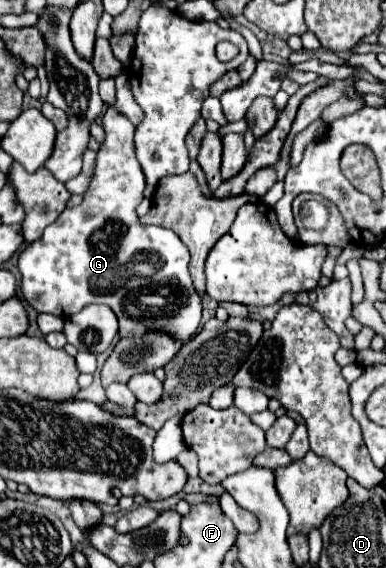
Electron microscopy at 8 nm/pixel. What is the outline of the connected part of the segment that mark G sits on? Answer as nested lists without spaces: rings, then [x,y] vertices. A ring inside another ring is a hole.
[[[115,79],[99,81],[99,95],[107,107],[103,115],[105,141],[97,155],[97,169],[91,179],[89,189],[85,191],[85,199],[81,205],[65,209],[59,219],[49,225],[41,239],[29,243],[19,255],[19,271],[21,271],[21,291],[29,305],[39,313],[51,313],[59,317],[69,317],[79,313],[89,303],[105,303],[119,317],[119,335],[125,333],[143,333],[145,329],[161,329],[169,331],[175,337],[181,337],[183,343],[197,333],[201,321],[201,299],[191,285],[189,279],[189,251],[181,243],[181,239],[163,227],[147,227],[139,223],[135,207],[143,199],[145,175],[141,165],[133,153],[133,131],[135,125],[121,113],[113,109],[115,101]],[[135,267],[145,267],[145,275],[141,275]]]

